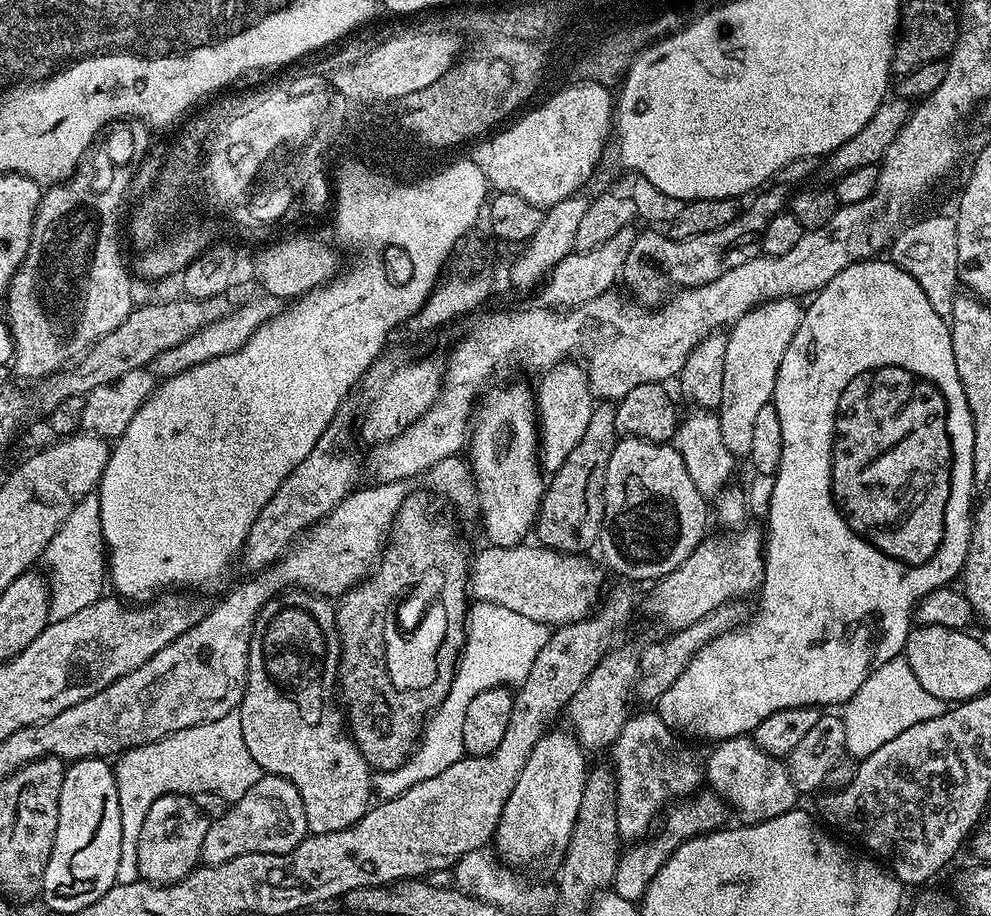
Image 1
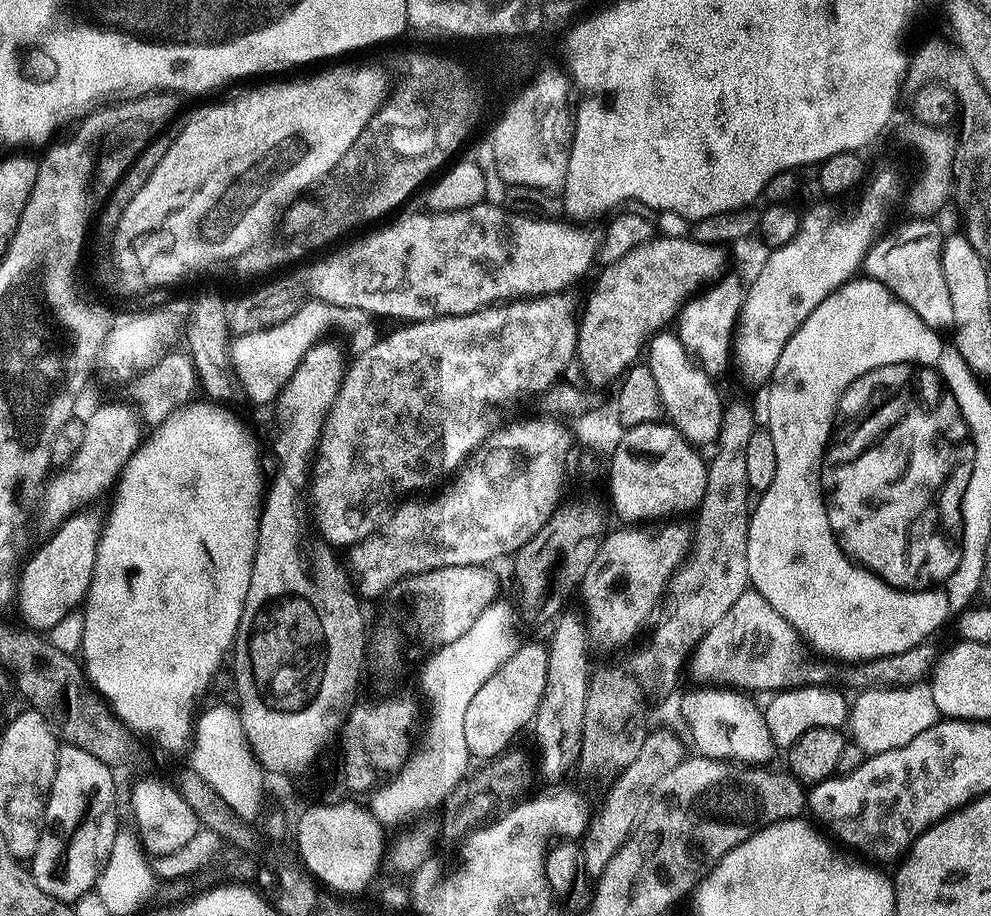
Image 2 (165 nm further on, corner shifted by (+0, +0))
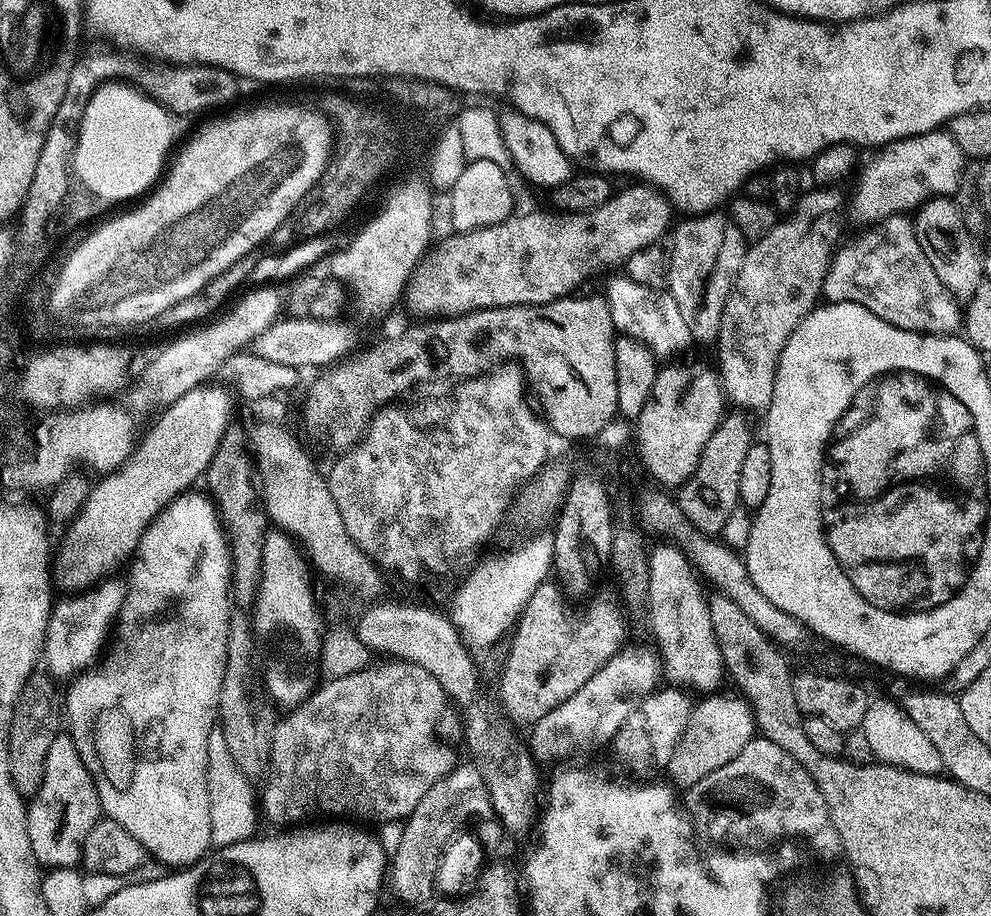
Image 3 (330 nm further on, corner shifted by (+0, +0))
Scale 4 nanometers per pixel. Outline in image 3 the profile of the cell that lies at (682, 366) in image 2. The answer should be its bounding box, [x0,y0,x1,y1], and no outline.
[606,274,694,358]

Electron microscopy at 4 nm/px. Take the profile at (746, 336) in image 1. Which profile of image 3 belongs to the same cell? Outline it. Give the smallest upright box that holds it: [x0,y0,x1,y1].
[852,130,966,226]

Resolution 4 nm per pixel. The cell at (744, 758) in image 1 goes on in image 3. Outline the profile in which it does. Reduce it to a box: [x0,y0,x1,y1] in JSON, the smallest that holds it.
[647,546,726,694]

